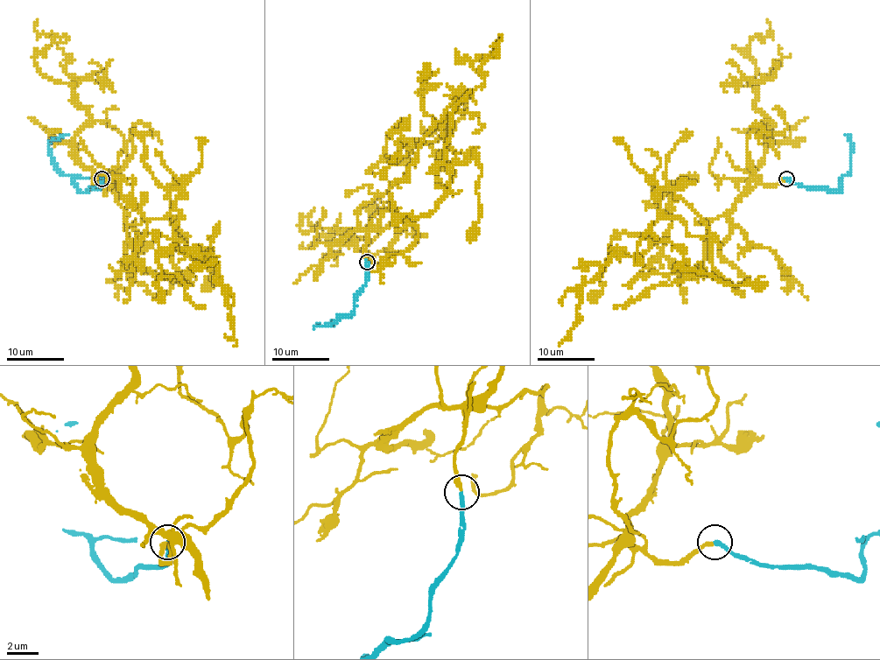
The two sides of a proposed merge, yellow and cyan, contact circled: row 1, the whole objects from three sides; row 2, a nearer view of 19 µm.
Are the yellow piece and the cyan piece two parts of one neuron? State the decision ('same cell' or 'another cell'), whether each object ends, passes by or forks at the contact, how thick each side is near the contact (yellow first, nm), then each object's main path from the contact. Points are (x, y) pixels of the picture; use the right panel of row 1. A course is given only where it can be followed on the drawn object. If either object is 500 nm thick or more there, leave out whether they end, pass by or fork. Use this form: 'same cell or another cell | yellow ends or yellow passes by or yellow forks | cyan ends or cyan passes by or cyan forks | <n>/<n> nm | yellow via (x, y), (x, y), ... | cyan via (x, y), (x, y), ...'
same cell | yellow ends | cyan ends | 280/240 nm | yellow via (784, 179), (730, 214), (742, 293), (661, 214), (558, 345) | cyan via (786, 179), (799, 186), (840, 192), (841, 179), (851, 167), (853, 149), (847, 134)

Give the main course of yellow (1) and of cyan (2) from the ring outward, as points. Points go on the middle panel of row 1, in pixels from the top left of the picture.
1: (367, 260), (391, 195), (396, 224), (445, 194), (439, 124), (483, 81), (501, 33)
2: (367, 262), (365, 286), (356, 298), (355, 306), (348, 315), (338, 317), (321, 326), (313, 328), (334, 322)

